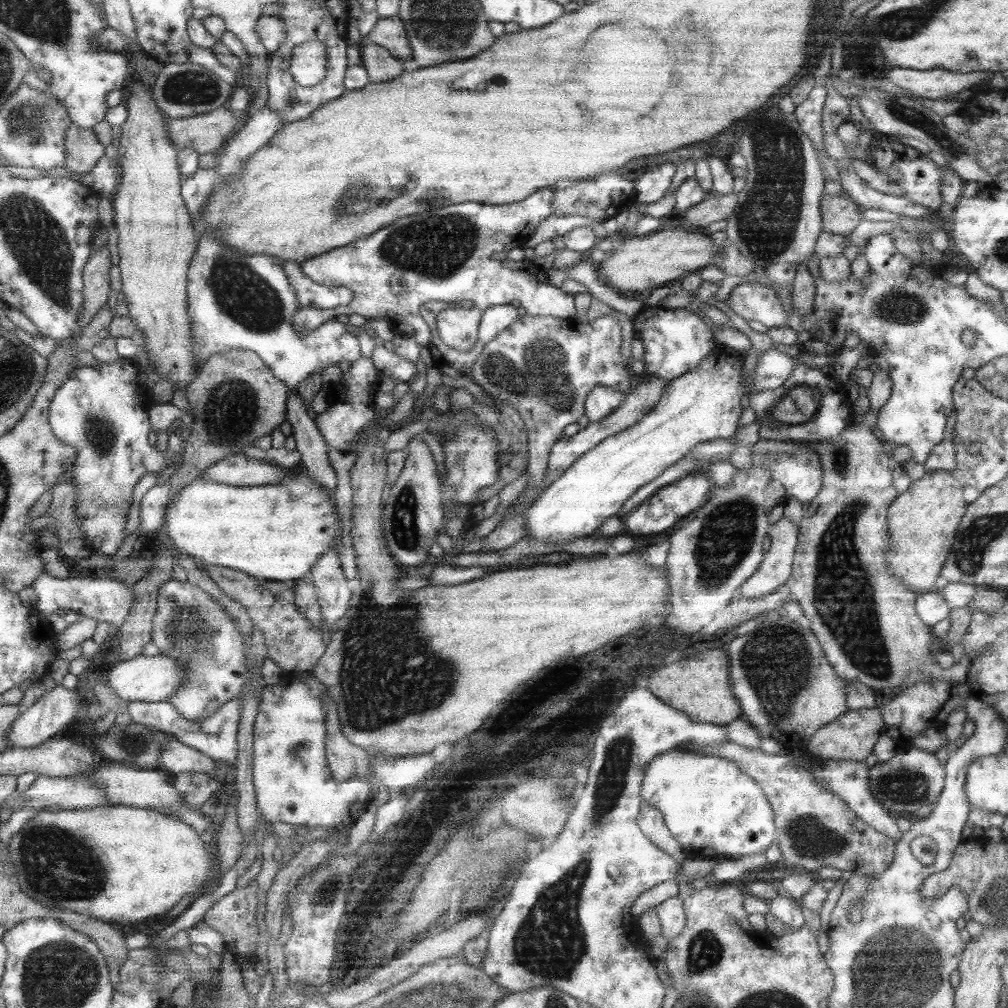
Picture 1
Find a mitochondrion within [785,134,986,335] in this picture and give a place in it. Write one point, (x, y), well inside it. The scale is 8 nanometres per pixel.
(894, 305)

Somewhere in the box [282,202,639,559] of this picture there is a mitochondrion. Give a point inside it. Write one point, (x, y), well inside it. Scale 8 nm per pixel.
(437, 247)

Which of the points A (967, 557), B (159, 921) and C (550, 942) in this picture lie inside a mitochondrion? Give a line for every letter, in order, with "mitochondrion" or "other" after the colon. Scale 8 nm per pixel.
A: mitochondrion
B: other
C: mitochondrion

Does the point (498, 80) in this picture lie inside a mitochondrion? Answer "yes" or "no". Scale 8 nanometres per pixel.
no

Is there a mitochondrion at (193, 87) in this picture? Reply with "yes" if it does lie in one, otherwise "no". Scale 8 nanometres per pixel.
yes

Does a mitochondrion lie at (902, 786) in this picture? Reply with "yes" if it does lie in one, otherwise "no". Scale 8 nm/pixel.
yes

